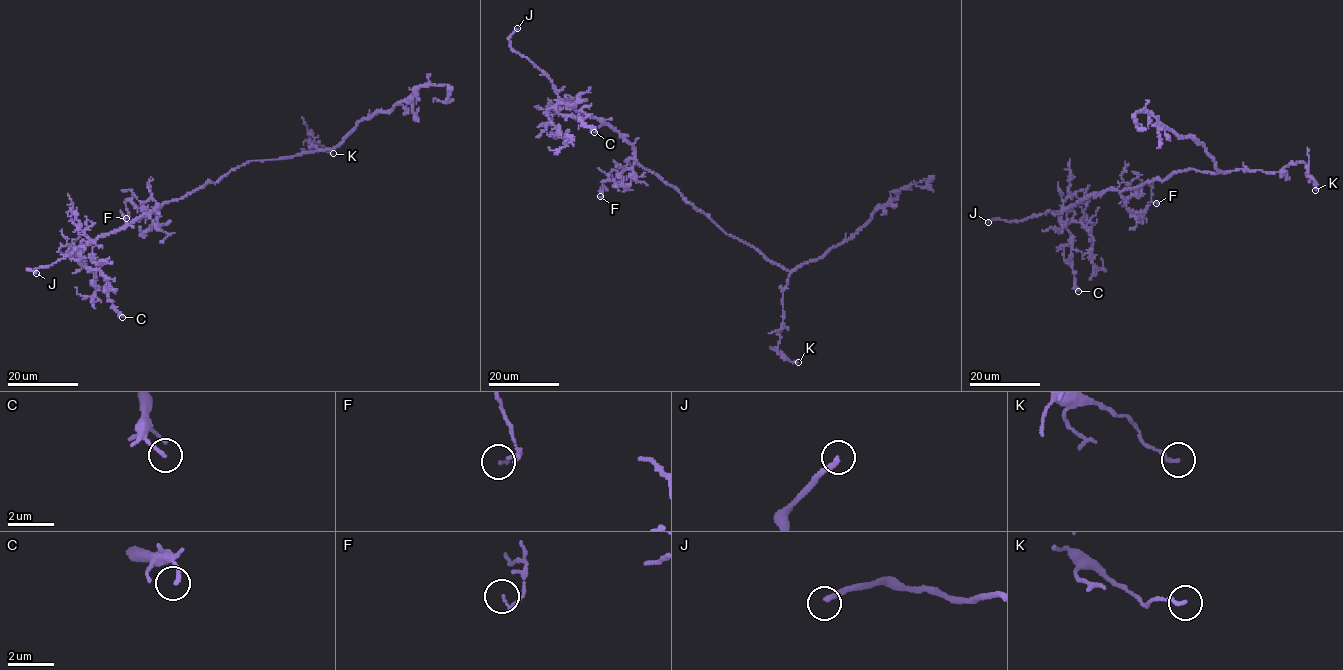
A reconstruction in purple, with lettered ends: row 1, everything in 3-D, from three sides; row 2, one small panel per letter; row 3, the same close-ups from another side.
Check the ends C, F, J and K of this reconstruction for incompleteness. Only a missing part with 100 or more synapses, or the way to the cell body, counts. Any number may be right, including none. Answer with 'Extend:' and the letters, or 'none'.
Extend: J

